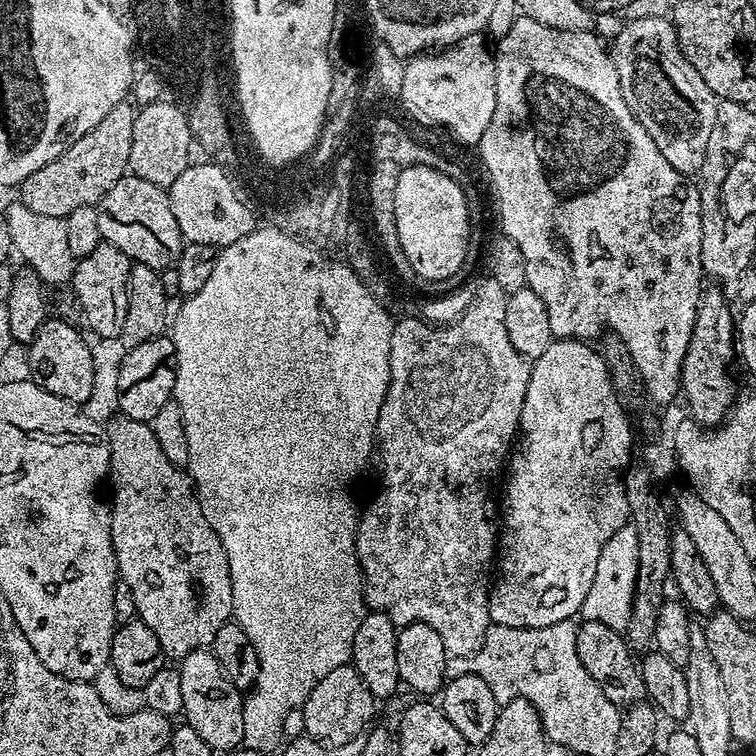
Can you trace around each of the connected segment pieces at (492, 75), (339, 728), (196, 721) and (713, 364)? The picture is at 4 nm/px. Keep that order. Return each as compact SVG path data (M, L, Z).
M480 34L464 36L443 50L411 57L404 65L398 97L414 119L437 124L472 146L479 145L486 126L490 126L496 101L496 57L483 39Z
M346 663L338 666L338 670L330 670L330 674L326 674L326 678L322 678L322 682L310 690L303 707L306 718L304 731L322 744L345 744L357 739L373 723L371 720L376 708L378 701L370 694L370 690L366 690L351 663Z
M211 650L191 652L179 661L178 671L182 678L183 719L194 726L194 731L217 753L239 749L244 738L244 696L241 689L230 682L218 658L214 658Z
M705 287L700 294L700 305L692 337L688 342L686 356L680 370L682 400L688 403L687 415L701 426L716 426L732 411L737 399L736 384L728 373L734 360L734 345L738 340L738 328L734 323L734 312L728 309L728 302L716 288Z

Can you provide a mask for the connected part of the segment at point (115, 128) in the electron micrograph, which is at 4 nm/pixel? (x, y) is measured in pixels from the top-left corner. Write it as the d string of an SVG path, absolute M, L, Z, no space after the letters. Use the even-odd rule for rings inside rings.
M125 102L114 106L94 130L82 134L70 147L62 150L54 162L46 162L30 178L26 178L18 186L18 200L26 206L26 210L34 210L34 214L46 214L46 218L64 220L72 210L87 204L97 205L110 186L114 186L128 172L130 162L130 142L134 139L134 118L137 109Z

